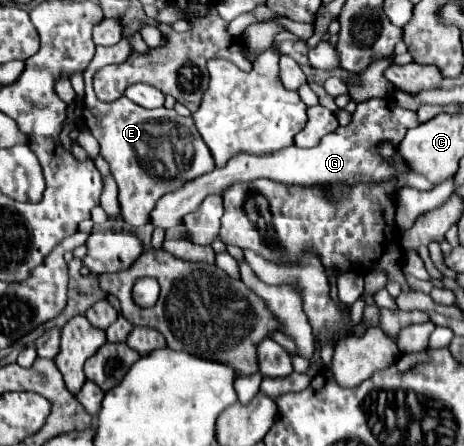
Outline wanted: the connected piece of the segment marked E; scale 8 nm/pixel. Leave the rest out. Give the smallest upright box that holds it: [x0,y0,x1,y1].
[83,38,215,226]

